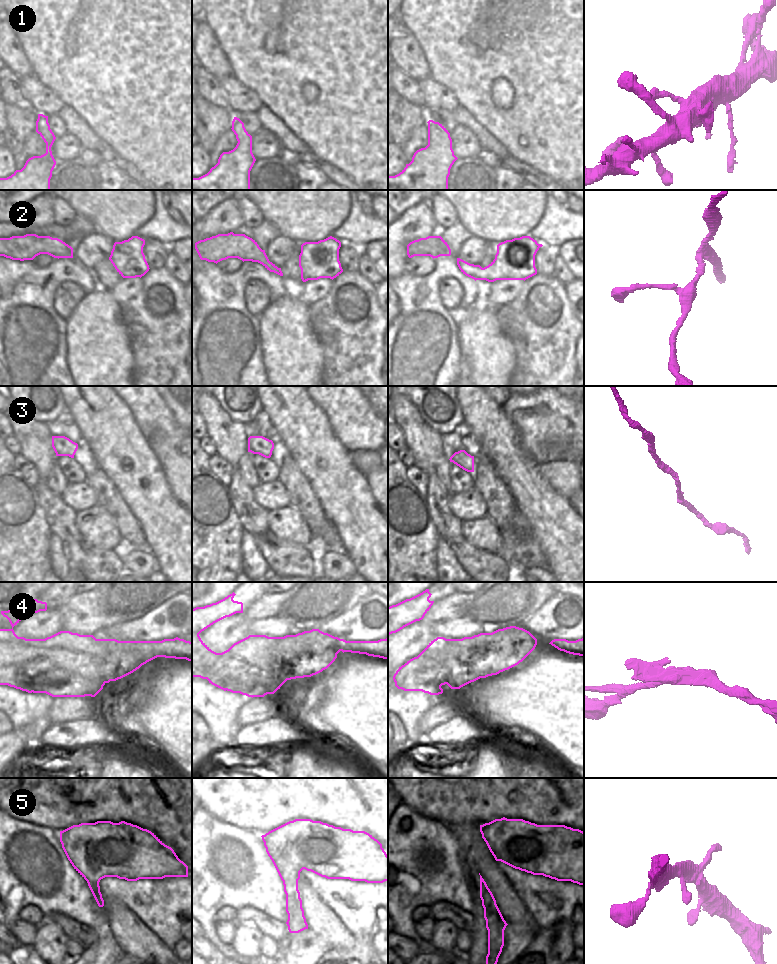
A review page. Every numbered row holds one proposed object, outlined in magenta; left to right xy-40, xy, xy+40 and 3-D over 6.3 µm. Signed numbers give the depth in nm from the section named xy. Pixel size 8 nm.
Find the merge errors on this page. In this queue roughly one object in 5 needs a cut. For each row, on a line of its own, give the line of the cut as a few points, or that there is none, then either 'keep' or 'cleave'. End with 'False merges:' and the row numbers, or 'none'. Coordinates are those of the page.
1: no cut | keep
2: no cut | keep
3: no cut | keep
4: xy (230, 647), (205, 672), (206, 677), (217, 673), (225, 689) | cleave
5: no cut | keep
False merges: 4

